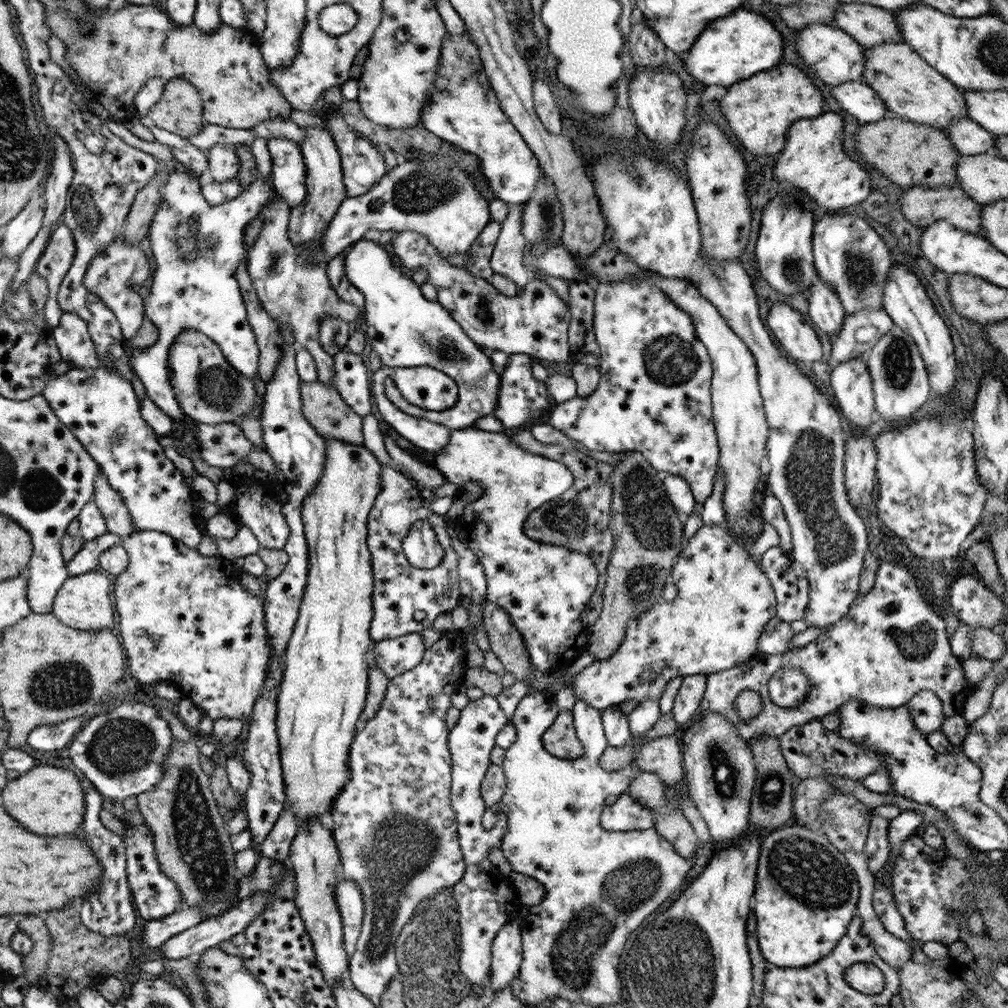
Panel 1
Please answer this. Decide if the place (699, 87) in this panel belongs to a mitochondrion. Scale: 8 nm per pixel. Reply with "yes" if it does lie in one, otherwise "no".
no

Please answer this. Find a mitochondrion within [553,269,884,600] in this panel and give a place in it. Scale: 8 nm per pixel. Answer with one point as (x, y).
(809, 471)

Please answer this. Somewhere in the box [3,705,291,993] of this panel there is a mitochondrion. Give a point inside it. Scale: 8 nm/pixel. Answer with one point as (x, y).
(198, 846)

